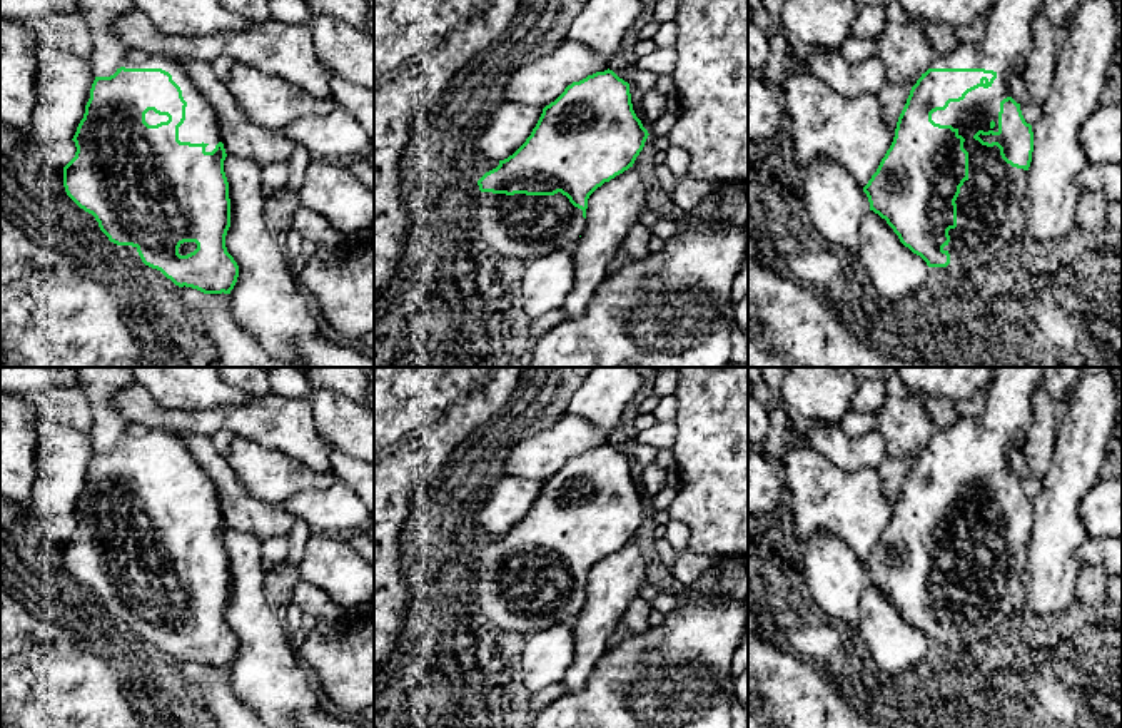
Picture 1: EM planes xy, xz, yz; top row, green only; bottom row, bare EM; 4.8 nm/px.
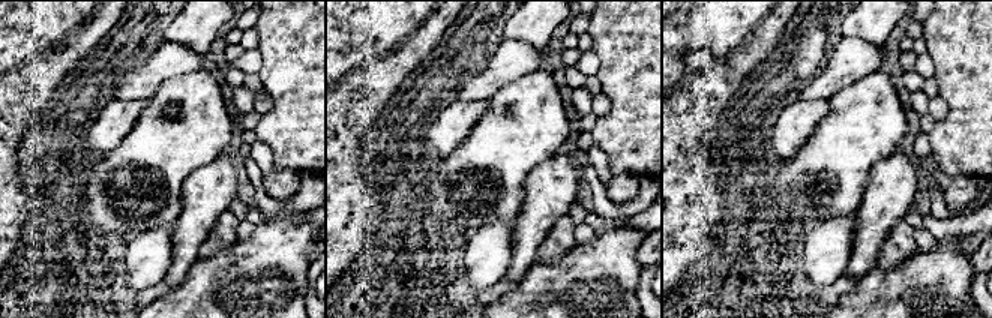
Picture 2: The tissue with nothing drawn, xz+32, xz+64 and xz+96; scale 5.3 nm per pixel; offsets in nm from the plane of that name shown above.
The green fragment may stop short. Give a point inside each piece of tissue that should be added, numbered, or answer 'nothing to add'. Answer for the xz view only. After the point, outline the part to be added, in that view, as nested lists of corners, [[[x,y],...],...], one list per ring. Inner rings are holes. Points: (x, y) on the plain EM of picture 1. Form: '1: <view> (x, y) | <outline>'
1: xz (458, 663) | [[[461,447],[436,479],[412,496],[401,536],[401,571],[412,598],[399,643],[387,663],[374,675],[374,728],[533,728],[533,691],[521,676],[521,656],[536,633],[561,623],[571,623],[584,606],[584,596],[536,596],[529,589],[504,589],[499,579],[479,576],[478,554],[499,539],[481,528],[479,503],[496,483],[484,476],[481,447]]]

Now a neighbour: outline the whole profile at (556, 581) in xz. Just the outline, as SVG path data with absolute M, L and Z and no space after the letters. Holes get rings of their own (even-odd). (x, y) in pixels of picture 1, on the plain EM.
M479 566L481 578L499 579L504 589L529 589L536 596L584 596L583 584L561 566L554 569Z

